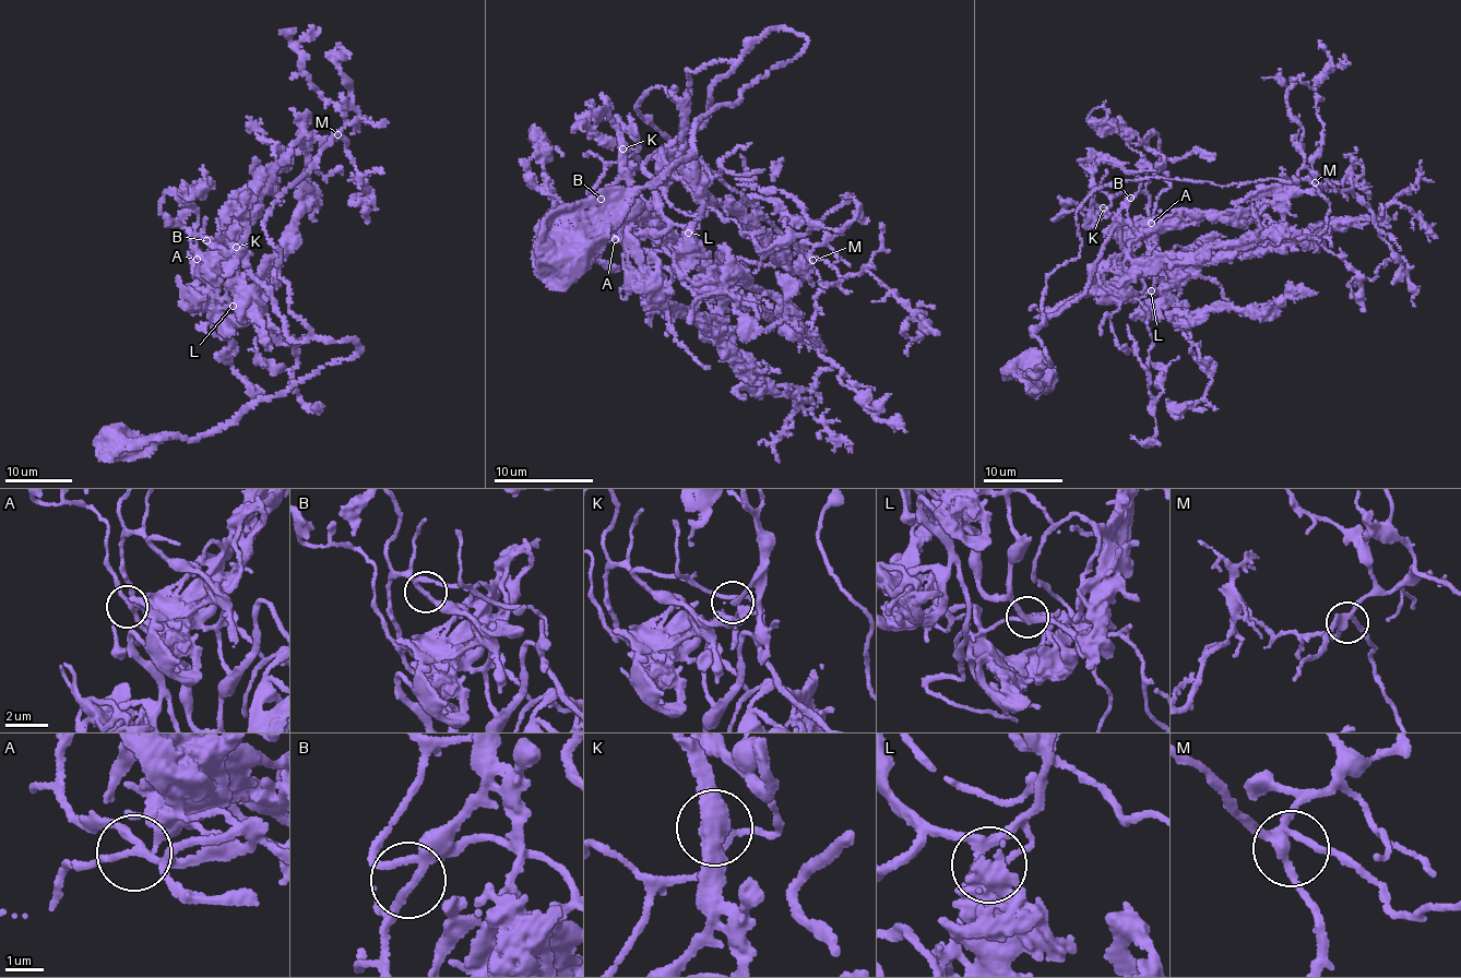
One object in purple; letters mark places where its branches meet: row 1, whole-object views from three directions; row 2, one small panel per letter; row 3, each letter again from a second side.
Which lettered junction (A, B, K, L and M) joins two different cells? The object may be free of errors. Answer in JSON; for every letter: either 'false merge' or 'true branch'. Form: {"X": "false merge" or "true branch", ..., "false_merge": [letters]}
{"A": "true branch", "B": "true branch", "K": "true branch", "L": "true branch", "M": "true branch", "false_merge": []}

